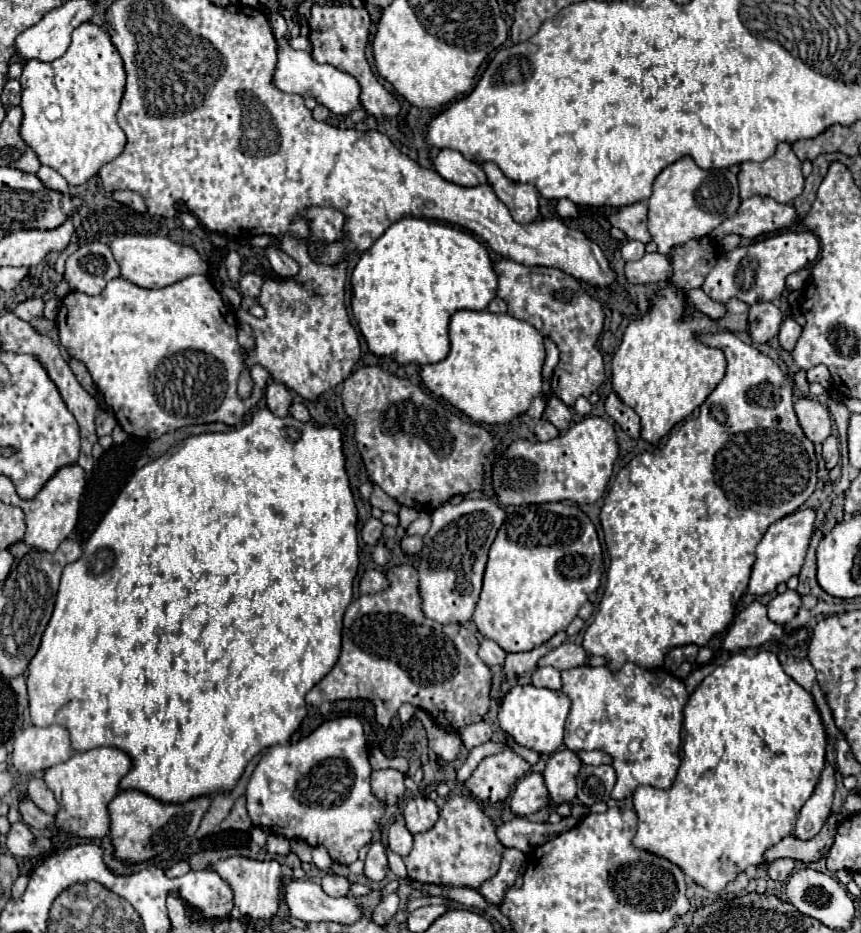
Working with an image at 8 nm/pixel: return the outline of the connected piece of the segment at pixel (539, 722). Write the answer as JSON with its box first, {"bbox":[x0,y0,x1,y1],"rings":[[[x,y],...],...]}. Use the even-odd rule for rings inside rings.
{"bbox":[499,685,571,755],"rings":[[[515,685],[501,701],[499,725],[519,745],[539,755],[551,755],[563,743],[563,725],[565,725],[569,707],[571,707],[571,701],[563,691],[541,689],[533,685]]]}

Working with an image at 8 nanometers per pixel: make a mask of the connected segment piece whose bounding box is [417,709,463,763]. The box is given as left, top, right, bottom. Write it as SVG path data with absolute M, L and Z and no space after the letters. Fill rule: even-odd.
M417 709L417 717L421 719L425 731L427 731L427 737L429 737L429 747L441 757L445 759L447 763L455 761L459 757L459 751L461 751L461 739L457 733L449 733L441 727L437 727L433 723L433 719L429 717L429 713L425 713L423 709Z

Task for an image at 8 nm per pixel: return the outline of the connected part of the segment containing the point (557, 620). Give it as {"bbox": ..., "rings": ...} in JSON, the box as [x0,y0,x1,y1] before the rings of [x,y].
{"bbox":[473,501,603,653],"rings":[[[563,501],[541,505],[505,507],[505,521],[489,549],[489,559],[483,575],[483,591],[475,605],[473,621],[483,637],[493,639],[507,653],[531,651],[567,629],[577,617],[581,605],[593,593],[603,575],[603,557],[597,529],[591,519],[577,507]]]}

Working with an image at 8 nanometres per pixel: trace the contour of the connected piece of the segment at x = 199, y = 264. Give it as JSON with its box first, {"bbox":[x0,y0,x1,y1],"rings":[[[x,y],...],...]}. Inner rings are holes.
{"bbox":[111,235,207,289],"rings":[[[121,235],[111,243],[111,251],[121,267],[121,277],[145,289],[161,289],[189,275],[207,273],[207,263],[201,259],[201,255],[193,247],[179,245],[169,237],[161,237],[161,235],[149,235],[149,237]]]}

